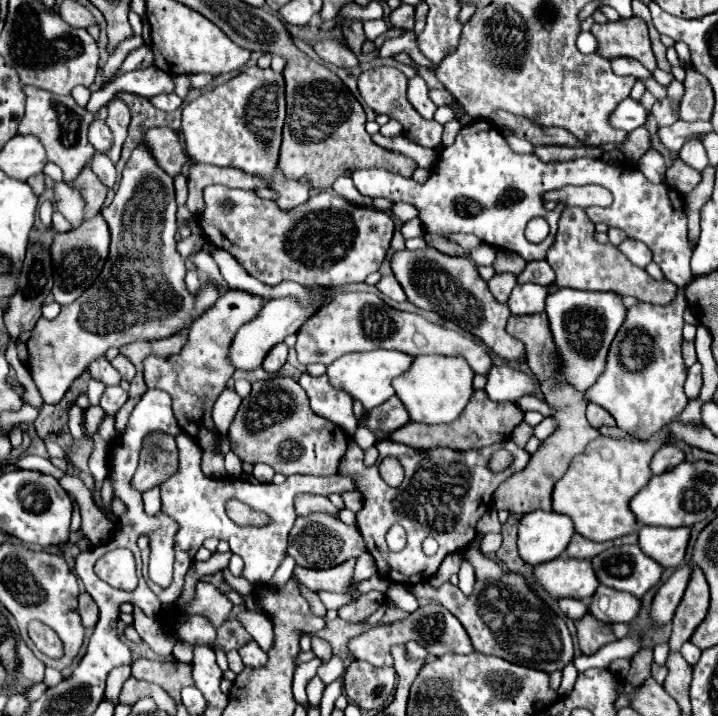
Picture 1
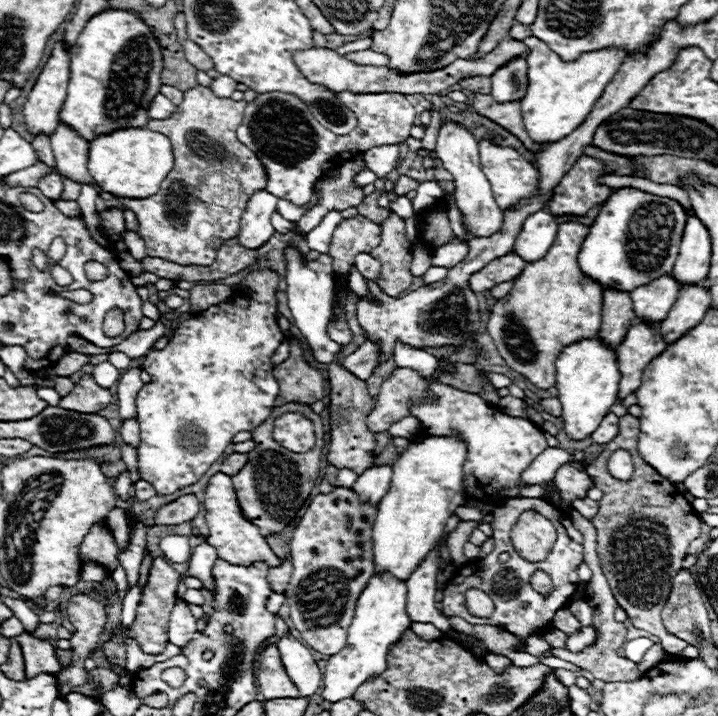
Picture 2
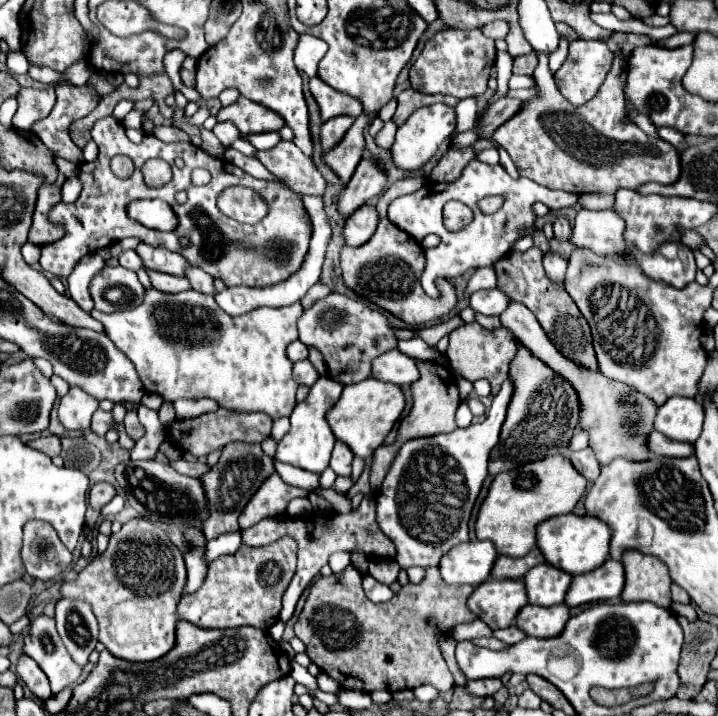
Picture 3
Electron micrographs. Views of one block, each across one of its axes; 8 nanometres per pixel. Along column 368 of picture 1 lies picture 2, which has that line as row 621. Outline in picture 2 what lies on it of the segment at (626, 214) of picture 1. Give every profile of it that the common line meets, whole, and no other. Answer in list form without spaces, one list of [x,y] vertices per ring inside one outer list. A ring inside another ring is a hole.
[[[178,598],[176,608],[170,614],[170,642],[176,646],[188,644],[196,634],[196,618],[192,616],[186,600]]]

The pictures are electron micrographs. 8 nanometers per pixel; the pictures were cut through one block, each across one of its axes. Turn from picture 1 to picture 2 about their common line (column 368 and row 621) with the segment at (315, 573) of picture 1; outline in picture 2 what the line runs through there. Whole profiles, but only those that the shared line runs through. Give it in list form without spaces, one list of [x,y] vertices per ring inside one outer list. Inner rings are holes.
[[[576,600],[576,602],[572,602],[568,608],[570,608],[570,612],[578,618],[578,622],[580,622],[582,626],[590,626],[594,610],[592,610],[592,606],[588,606],[586,600]]]

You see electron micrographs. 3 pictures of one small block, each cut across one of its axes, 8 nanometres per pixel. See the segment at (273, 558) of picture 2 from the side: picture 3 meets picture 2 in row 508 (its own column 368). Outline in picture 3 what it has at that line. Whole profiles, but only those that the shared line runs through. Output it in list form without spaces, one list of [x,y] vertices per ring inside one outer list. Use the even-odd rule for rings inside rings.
[[[374,206],[358,208],[344,226],[346,244],[352,244],[352,246],[366,244],[376,232],[376,224],[378,224],[378,212]]]

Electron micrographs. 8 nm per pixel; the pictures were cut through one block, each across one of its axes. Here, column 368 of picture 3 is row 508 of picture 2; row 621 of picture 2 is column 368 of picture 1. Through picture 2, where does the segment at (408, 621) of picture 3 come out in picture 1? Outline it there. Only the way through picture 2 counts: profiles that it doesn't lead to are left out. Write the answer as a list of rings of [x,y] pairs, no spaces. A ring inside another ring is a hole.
[[[430,602],[428,606],[420,606],[416,612],[408,614],[404,620],[396,620],[392,624],[370,628],[368,632],[350,640],[348,650],[356,660],[366,660],[372,666],[392,666],[394,664],[394,658],[392,658],[392,652],[390,652],[392,646],[406,644],[408,640],[418,642],[420,646],[424,646],[428,650],[428,654],[434,654],[434,656],[444,656],[448,652],[470,654],[474,650],[470,640],[468,640],[466,630],[458,622],[458,618],[450,610],[446,610],[444,606],[440,606],[436,602]]]

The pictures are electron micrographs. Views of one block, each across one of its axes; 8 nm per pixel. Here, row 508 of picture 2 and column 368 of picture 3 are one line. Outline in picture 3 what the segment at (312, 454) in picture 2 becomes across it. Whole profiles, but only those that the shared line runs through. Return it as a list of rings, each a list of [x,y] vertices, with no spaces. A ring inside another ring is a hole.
[[[410,176],[410,178],[402,178],[398,182],[394,182],[378,200],[376,206],[382,206],[380,212],[380,224],[378,230],[374,232],[374,236],[362,244],[360,248],[352,248],[352,246],[344,246],[340,260],[342,260],[342,278],[344,284],[354,290],[356,294],[364,296],[366,300],[374,302],[376,306],[392,312],[396,318],[404,320],[406,324],[414,326],[414,324],[424,324],[430,322],[434,318],[442,318],[446,316],[454,306],[456,306],[456,298],[454,296],[442,296],[438,300],[426,296],[426,292],[420,286],[420,276],[422,276],[422,260],[426,264],[426,258],[422,258],[422,246],[408,236],[404,230],[392,226],[390,222],[386,222],[386,208],[394,198],[400,198],[404,194],[416,192],[424,186],[424,178],[422,176]]]

